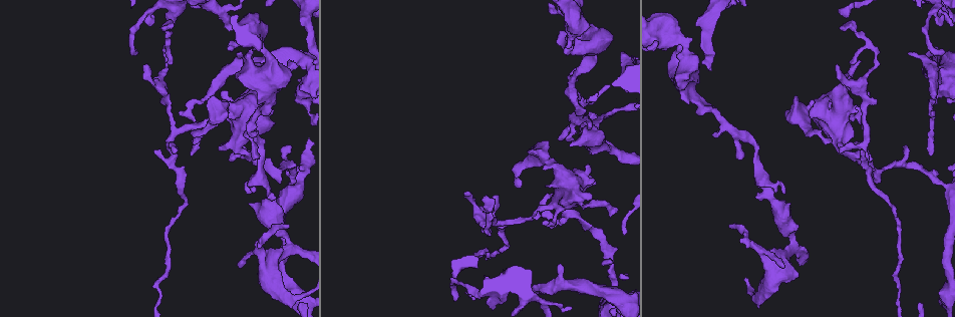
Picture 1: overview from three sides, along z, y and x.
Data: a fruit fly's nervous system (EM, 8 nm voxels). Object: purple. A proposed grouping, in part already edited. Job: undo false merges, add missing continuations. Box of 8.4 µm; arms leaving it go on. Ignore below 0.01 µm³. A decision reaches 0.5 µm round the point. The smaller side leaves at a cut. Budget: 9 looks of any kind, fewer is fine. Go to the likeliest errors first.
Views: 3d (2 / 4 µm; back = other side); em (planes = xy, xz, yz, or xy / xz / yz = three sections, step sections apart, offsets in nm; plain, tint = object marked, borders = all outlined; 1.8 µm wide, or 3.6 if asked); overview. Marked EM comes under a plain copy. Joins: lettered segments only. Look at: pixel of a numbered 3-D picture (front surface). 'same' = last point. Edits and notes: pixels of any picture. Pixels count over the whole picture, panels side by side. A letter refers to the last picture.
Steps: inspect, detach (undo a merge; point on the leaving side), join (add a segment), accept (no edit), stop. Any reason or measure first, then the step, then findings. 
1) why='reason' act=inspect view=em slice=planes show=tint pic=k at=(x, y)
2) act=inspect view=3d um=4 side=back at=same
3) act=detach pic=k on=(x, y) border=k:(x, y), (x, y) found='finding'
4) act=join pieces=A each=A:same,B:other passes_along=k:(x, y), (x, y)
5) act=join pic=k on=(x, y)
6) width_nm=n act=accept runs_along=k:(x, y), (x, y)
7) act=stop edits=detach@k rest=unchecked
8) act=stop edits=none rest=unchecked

act=inspect view=3d um=2 pic=1 at=(665, 37)

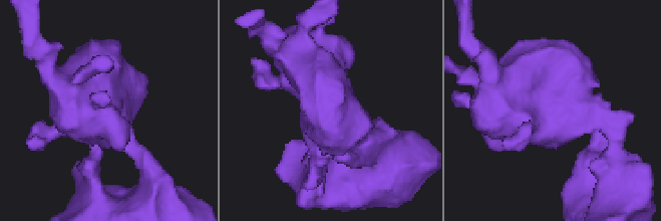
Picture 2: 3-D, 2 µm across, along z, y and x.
act=inspect view=em slice=xz step=4 show=tint pic=2 at=(562, 113)

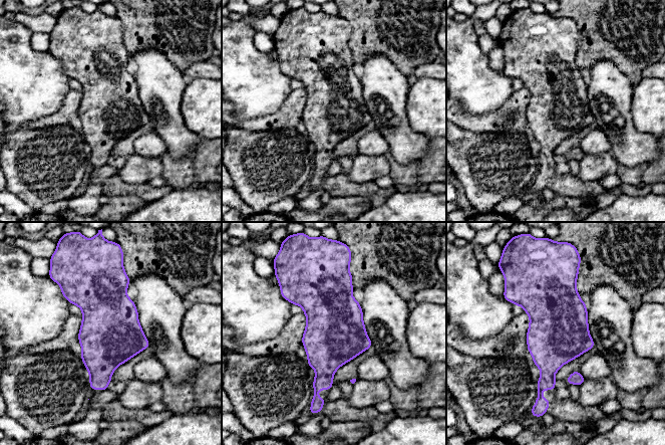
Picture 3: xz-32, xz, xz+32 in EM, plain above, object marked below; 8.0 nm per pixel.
act=inspect view=em slice=planes show=borders at=same

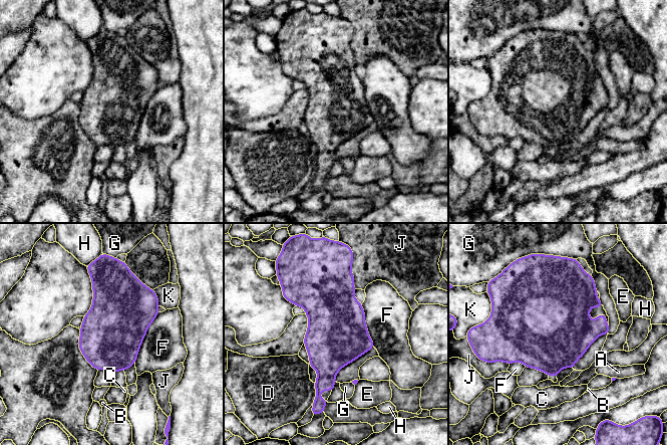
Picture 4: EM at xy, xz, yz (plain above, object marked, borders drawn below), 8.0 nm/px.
act=accept each=A:other,B:other,C:other,D:other,E:other,F:other,G:other,H:other,J:other,K:other border=4:(158, 311), (147, 328), (134, 362) found='one neuron here'

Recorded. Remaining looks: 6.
why='calibre changes' act=inspect view=em slice=planes show=borders pic=1 at=(248, 156)

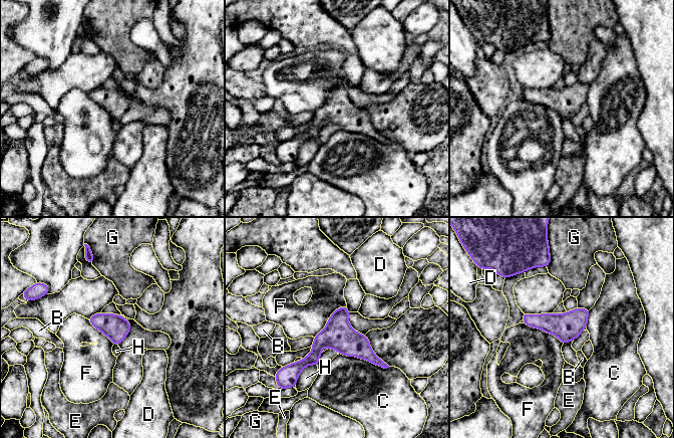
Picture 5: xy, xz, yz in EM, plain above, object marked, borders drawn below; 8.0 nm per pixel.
act=accept each=B:other,C:other,D:other,E:other,F:other,G:other,H:other runs_along=5:(383, 365), (324, 343), (291, 368) found='all the same neuron'

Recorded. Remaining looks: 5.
why='arms part here' act=inspect view=3d um=2 pic=1 at=(485, 216)

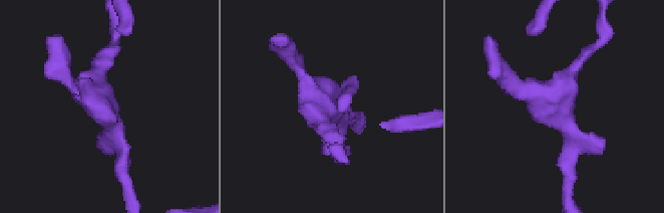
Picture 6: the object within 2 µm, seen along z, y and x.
arms=3 act=inspect view=em slice=xy step=16 show=tint pic=6 at=(110, 120)

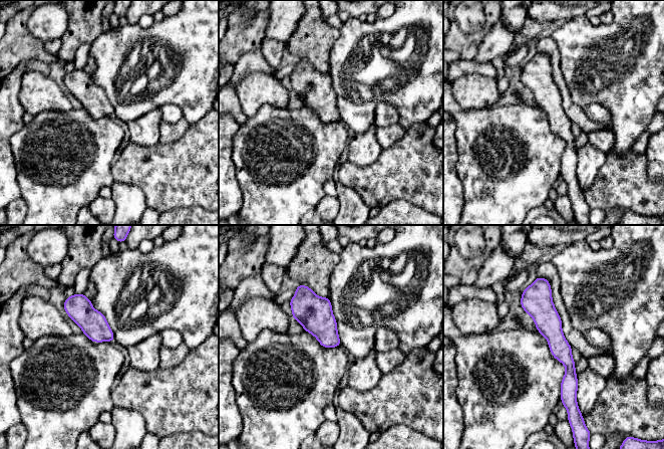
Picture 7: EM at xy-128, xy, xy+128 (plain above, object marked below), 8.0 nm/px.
act=inspect view=em slice=planes show=borders at=same

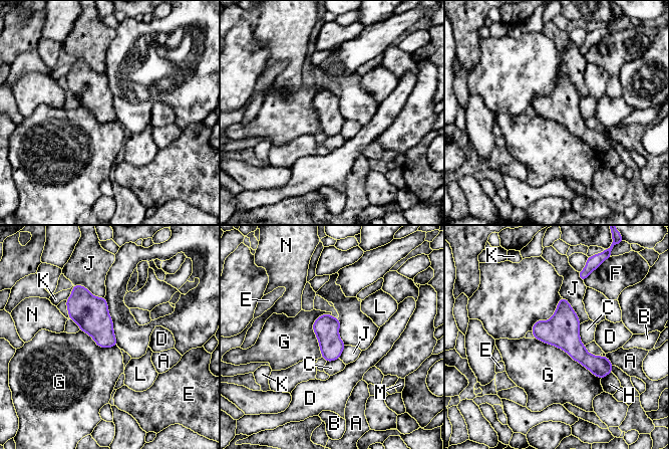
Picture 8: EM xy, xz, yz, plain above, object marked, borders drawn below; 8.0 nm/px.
width_nm=200 act=accept each=A:other,B:other,C:other,D:other,E:other,F:other,G:other,H:other,J:other,K:other,L:other,M:other,N:other border=8:(535, 338), (564, 350), (601, 378) found='continuous, no second neuron'

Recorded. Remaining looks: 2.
act=inspect view=3d um=2 pic=1 at=(239, 52)

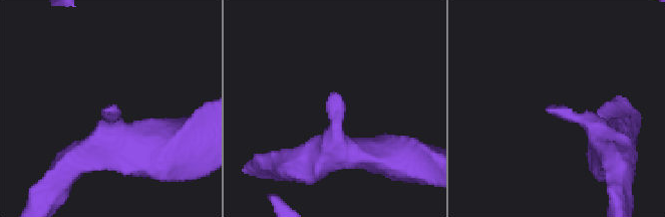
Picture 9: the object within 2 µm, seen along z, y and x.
why='need the tissue' act=inspect view=em slice=planes show=borders pic=9 at=(549, 108)

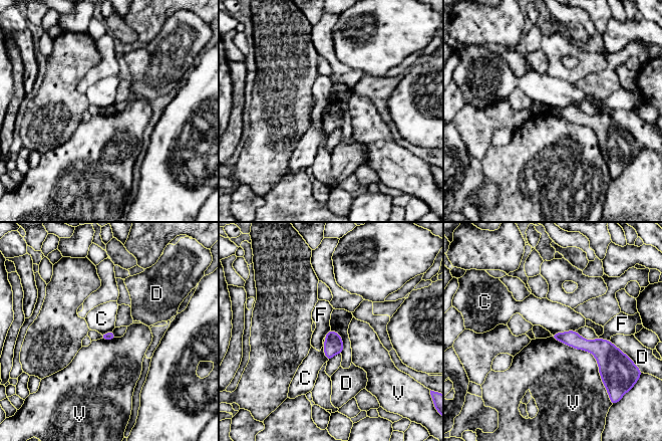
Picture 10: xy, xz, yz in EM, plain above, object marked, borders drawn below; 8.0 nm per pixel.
longest_contact=V:600nm act=accept each=C:other,D:other,F:other,V:other runs_along=10:(555, 336), (614, 350) found='no lettered segment goes on from it'

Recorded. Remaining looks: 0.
act=stop edits=none rest=unchecked

